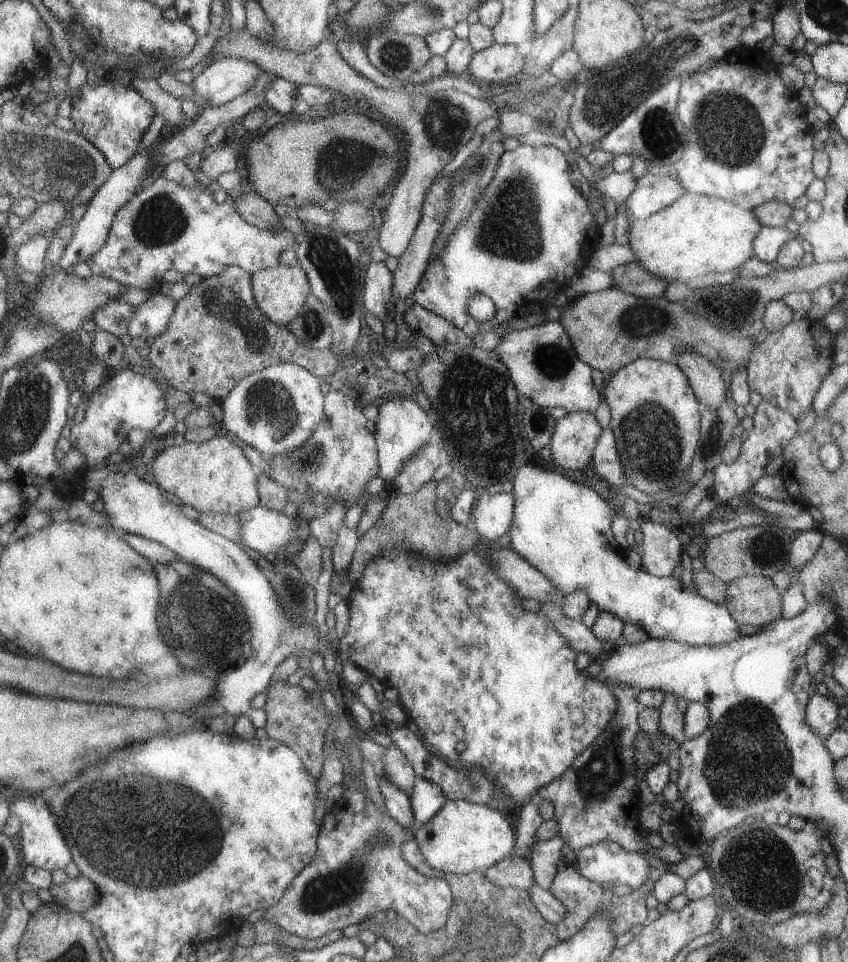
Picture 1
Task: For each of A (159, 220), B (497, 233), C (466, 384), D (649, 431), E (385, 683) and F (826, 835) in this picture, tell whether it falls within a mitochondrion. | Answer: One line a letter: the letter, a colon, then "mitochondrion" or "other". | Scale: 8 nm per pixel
A: mitochondrion
B: mitochondrion
C: mitochondrion
D: mitochondrion
E: other
F: other

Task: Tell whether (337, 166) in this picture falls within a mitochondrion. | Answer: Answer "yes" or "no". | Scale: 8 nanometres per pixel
yes

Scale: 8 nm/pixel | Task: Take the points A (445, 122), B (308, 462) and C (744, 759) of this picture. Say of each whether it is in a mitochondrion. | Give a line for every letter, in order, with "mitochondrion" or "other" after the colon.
A: mitochondrion
B: mitochondrion
C: mitochondrion

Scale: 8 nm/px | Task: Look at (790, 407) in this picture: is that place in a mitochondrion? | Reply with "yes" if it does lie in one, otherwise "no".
no

